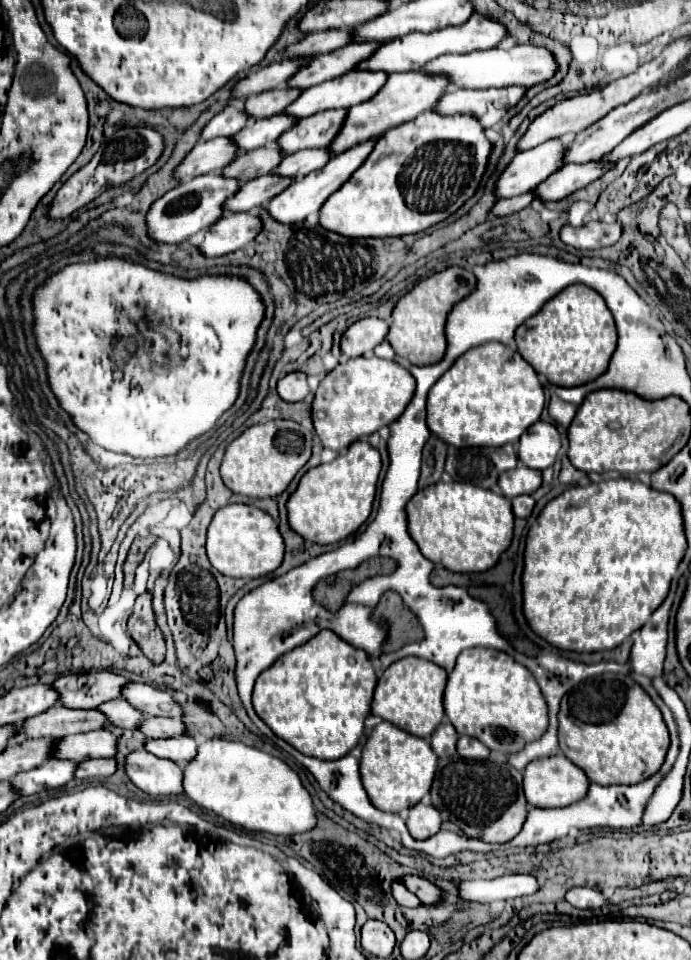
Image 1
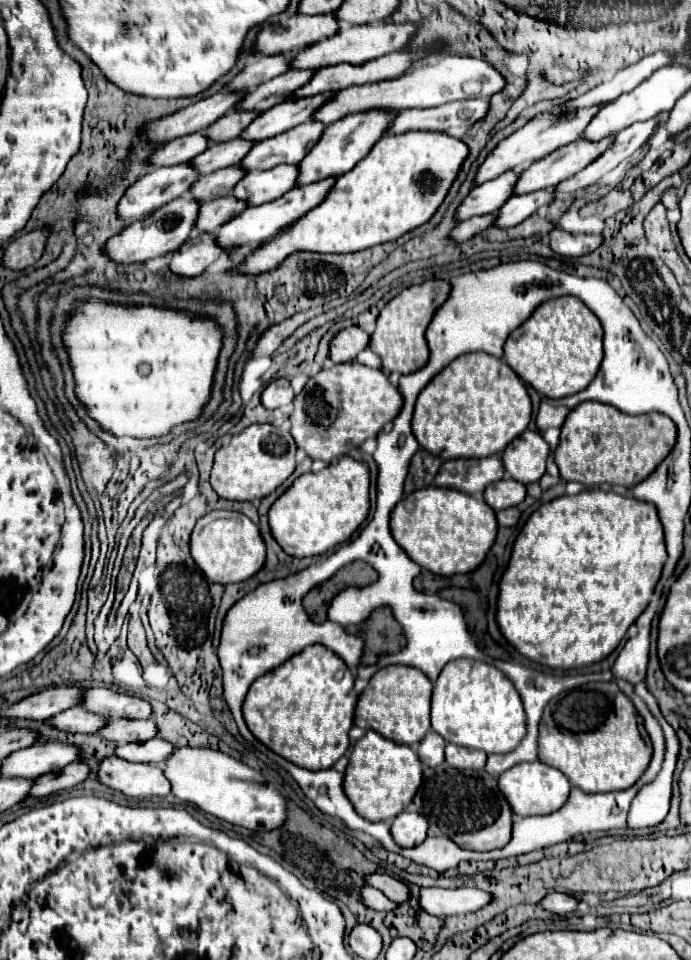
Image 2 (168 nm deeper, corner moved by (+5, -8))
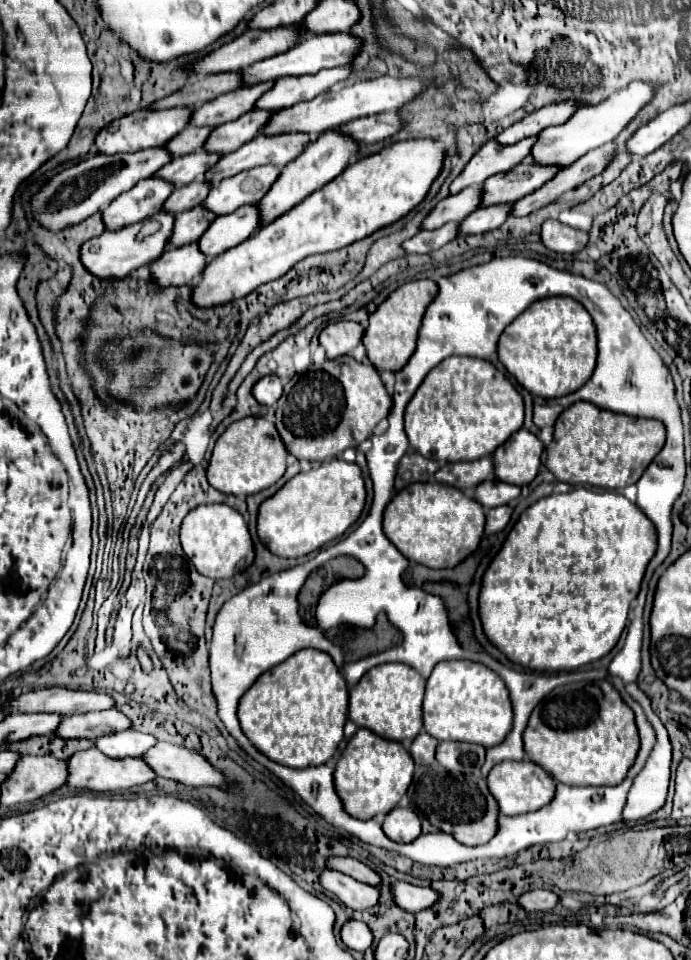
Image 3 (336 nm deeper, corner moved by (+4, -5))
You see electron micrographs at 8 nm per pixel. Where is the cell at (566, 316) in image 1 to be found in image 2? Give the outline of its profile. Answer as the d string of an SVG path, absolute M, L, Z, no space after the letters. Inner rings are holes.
M573 295L549 299L511 333L503 359L537 393L551 399L569 397L585 389L597 375L603 359L603 329L595 313L581 299Z

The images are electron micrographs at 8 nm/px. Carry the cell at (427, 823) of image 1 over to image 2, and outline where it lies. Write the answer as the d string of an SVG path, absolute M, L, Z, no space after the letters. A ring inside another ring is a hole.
M399 813L391 825L391 835L403 847L415 847L425 841L429 823L421 813Z

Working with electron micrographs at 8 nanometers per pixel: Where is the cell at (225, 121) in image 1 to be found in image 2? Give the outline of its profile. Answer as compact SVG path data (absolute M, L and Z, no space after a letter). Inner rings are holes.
M199 131L199 133L191 133L191 135L177 137L173 141L167 141L151 155L149 161L151 161L151 167L169 167L183 161L191 161L193 157L201 155L207 147L209 147L209 137L205 135L205 131Z

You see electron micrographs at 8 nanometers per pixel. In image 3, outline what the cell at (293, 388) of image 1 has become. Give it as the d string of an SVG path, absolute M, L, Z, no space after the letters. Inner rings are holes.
M274 374L260 378L260 380L254 384L252 394L254 394L254 398L256 398L260 404L264 404L264 406L274 404L274 402L280 398L280 394L282 394L280 378L274 376Z

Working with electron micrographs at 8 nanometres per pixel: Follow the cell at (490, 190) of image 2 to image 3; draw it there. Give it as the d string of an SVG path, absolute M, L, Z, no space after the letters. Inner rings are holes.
M464 188L462 192L440 200L422 220L420 230L434 230L444 226L446 222L460 222L460 218L468 216L478 206L480 206L480 188Z

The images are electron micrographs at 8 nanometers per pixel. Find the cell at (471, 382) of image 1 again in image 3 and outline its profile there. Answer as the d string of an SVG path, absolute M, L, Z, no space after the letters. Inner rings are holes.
M452 356L446 358L440 366L432 368L428 378L420 384L412 400L404 410L404 430L410 446L420 452L424 458L444 462L472 462L474 456L490 456L496 446L506 442L524 422L524 402L506 374L492 366L488 360Z

